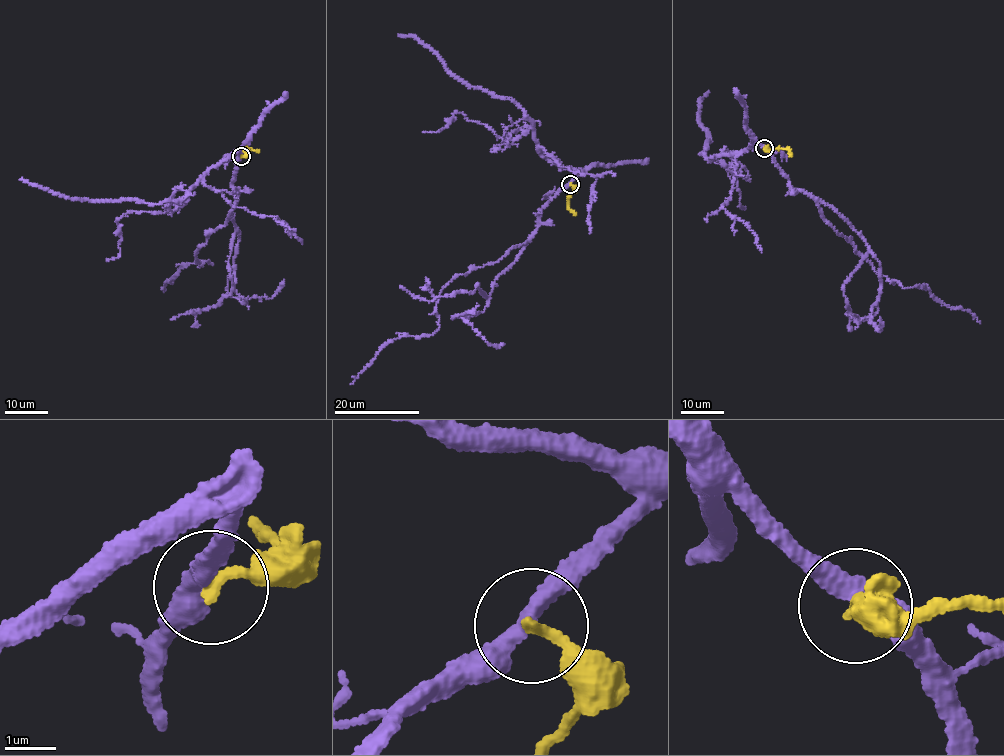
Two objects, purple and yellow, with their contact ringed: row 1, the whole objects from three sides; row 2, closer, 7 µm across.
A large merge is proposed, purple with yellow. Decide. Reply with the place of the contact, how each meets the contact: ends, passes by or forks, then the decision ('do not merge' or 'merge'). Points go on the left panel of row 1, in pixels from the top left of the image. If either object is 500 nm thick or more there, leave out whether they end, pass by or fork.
at (241, 156); purple passes by; yellow ends there; do not merge

